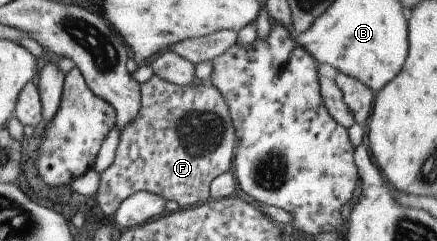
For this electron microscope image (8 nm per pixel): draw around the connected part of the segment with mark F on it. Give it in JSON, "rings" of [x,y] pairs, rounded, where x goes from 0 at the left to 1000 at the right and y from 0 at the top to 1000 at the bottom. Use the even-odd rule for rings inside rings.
{"rings":[[[352,303],[320,349],[318,485],[275,544],[263,614],[261,676],[229,722],[229,784],[215,826],[238,892],[272,892],[279,838],[316,797],[362,805],[384,834],[403,834],[412,863],[437,863],[471,842],[483,813],[485,755],[510,718],[535,701],[535,618],[542,544],[510,386],[483,340],[451,336],[414,357]]]}

